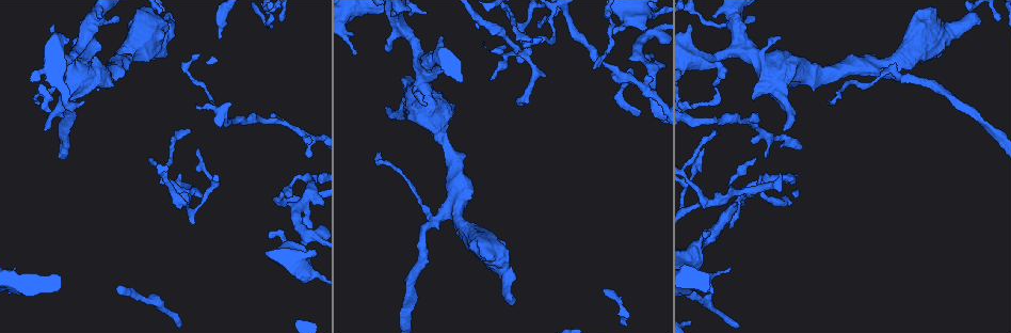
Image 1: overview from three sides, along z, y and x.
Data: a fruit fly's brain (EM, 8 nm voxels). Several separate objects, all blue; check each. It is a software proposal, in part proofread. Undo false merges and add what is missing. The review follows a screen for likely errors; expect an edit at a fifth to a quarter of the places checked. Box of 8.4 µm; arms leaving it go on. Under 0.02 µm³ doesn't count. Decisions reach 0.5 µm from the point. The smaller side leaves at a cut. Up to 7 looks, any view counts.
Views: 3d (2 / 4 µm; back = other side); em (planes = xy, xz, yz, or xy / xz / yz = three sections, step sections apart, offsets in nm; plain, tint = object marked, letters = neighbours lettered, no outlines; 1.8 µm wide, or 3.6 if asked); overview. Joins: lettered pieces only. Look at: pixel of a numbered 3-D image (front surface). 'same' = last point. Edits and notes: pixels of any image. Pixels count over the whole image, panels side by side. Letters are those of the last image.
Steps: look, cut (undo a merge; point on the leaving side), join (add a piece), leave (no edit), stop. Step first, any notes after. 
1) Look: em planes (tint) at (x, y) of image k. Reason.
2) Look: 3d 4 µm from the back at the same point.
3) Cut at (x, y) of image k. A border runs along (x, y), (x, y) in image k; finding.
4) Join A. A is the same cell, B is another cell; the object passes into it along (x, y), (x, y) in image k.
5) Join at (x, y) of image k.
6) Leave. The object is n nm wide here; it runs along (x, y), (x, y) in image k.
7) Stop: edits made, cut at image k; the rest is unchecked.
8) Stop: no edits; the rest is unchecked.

Look: em planes (letters) at (778, 39) of image 1. Tapers out.

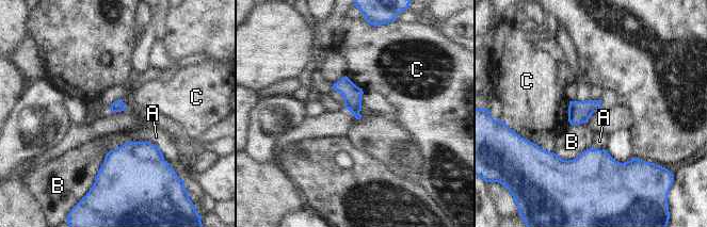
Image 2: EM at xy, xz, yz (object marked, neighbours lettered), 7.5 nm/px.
Leave. The object is 90 nm wide here; A, B and C are other cells; a border runs along (592, 146), (567, 160), (553, 152) in image 2; no lettered piece goes on from it.

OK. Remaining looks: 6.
Look: em planes (letters) at (387, 47) of image 1. An open end.

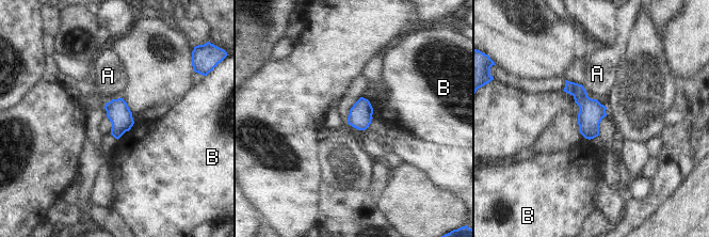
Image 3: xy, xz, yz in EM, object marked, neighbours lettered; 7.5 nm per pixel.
Leave. A and B are other cells; none of them fits.

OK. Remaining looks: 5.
Look: em planes (letters) at (648, 31) of image 1. Abrupt turn.

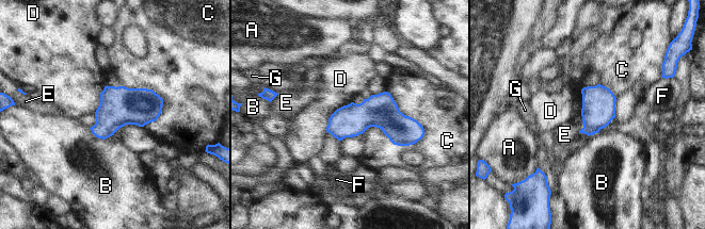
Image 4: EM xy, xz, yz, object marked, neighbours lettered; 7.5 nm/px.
Leave. A, B, C, D, E, F and G are other cells; a border runs along (352, 101), (331, 115), (325, 131) in image 4; all the same neuron.

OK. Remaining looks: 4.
Stop: no edits; the rest is unchecked.

